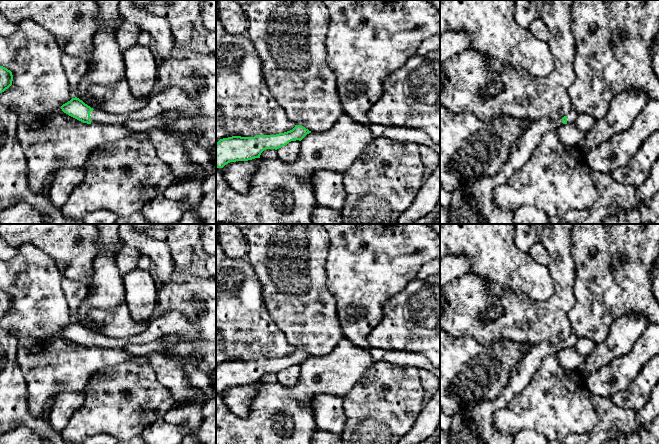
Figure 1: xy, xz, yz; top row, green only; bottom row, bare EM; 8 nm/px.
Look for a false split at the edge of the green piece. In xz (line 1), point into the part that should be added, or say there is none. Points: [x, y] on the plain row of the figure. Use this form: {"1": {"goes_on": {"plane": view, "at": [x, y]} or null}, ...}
{"1": {"goes_on": null}}

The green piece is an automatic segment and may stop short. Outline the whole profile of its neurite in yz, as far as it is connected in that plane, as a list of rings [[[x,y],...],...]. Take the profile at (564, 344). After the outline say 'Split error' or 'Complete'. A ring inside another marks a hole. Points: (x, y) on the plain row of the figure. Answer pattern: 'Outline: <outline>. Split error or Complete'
Outline: [[[569,336],[561,344],[542,341],[533,345],[512,372],[508,385],[496,399],[479,399],[470,403],[466,410],[451,418],[450,444],[513,444],[513,435],[500,432],[494,424],[494,414],[506,407],[512,398],[531,381],[543,359],[557,354],[562,348],[574,348],[578,337]]]. Split error

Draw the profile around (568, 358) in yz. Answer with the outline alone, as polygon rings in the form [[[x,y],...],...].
[[[562,348],[556,354],[556,357],[561,367],[563,367],[567,372],[575,375],[579,366],[585,359],[575,350],[575,348]]]

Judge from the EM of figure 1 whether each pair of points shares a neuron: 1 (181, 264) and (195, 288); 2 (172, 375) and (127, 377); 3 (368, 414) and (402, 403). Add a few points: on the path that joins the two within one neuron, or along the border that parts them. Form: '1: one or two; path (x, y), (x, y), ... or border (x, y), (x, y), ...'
1: two; border (170, 252), (175, 266), (185, 271)
2: two; border (148, 363), (154, 371), (157, 380), (171, 394)
3: one; path (376, 413), (385, 404), (394, 404)

